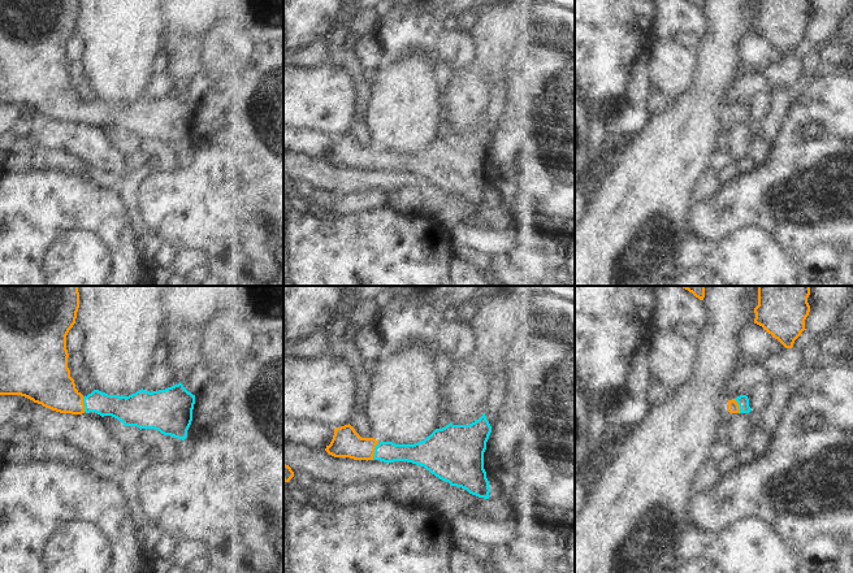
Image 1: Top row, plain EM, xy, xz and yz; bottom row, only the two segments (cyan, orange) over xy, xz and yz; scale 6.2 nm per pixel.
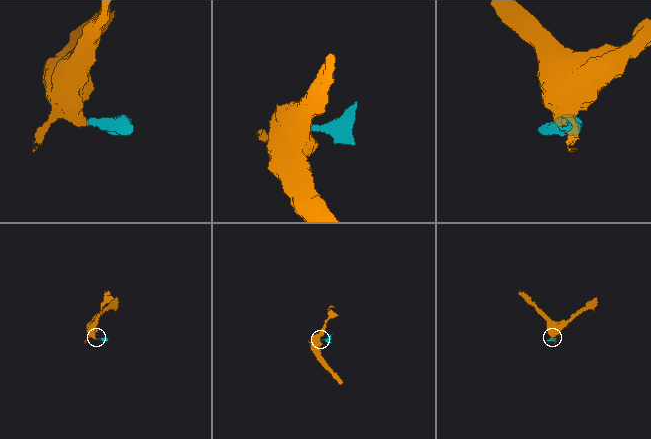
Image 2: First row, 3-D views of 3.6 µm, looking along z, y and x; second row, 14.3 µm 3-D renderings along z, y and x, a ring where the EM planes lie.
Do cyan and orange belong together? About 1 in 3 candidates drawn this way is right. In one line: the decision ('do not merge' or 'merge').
merge

